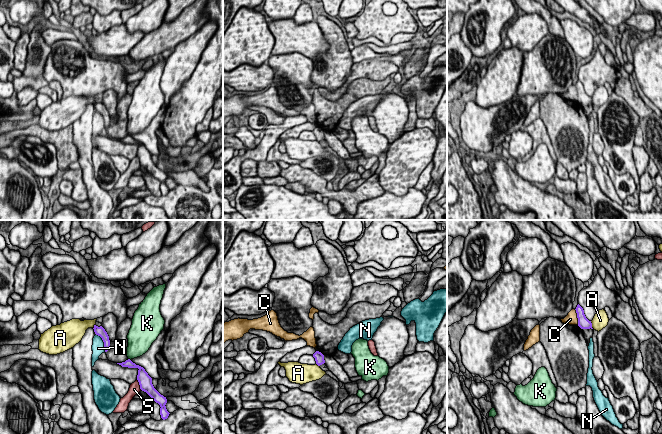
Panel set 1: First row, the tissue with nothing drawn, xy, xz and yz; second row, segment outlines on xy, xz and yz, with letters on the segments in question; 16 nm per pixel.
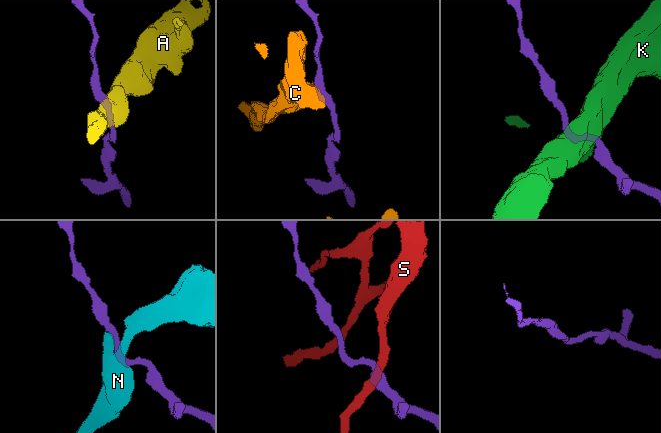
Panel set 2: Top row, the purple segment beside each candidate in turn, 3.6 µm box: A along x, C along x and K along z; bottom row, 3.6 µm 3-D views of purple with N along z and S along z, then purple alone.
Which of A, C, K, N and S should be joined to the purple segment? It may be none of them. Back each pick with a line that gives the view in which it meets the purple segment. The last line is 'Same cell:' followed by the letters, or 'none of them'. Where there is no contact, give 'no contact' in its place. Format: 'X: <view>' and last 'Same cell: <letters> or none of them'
Same cell: none of them

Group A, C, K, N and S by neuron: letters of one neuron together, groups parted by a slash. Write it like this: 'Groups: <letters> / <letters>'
Groups: A / C / K / N / S

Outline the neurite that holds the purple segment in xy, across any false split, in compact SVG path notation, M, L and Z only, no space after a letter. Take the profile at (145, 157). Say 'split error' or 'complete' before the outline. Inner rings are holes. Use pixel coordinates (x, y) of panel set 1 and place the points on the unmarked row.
complete; M130 135L126 136L122 139L117 139L122 143L128 144L138 144L137 156L140 161L140 165L146 168L156 179L160 181L160 191L163 196L167 195L169 192L169 188L166 185L167 175L163 171L161 171L153 162L152 154L148 151L145 145L139 141L133 139Z

